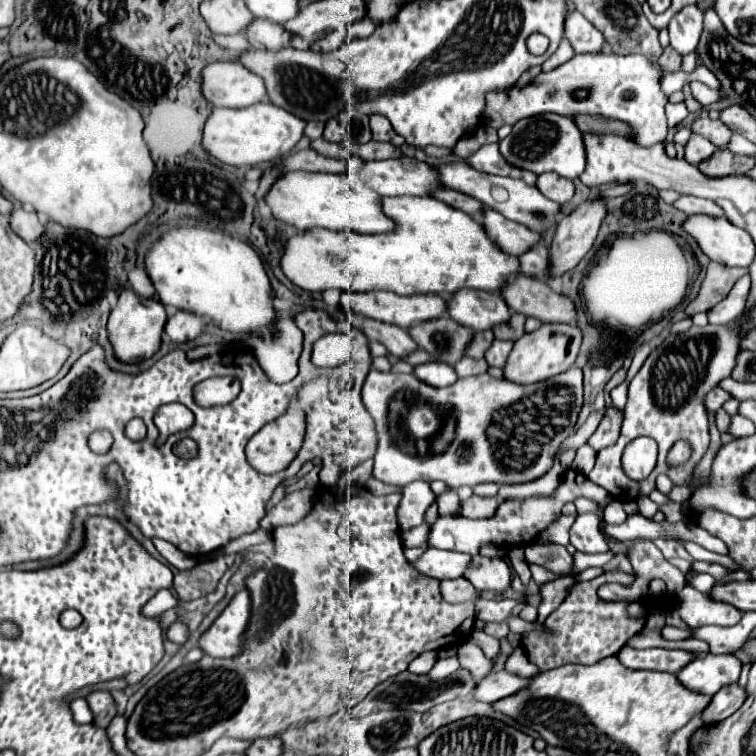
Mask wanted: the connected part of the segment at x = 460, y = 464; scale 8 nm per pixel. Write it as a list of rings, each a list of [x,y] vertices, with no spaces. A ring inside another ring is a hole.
[[[571,367],[567,373],[555,375],[545,383],[515,385],[505,379],[495,379],[487,373],[459,379],[451,387],[435,389],[425,385],[415,375],[381,373],[371,369],[363,385],[363,405],[375,419],[379,447],[375,453],[373,477],[403,487],[411,481],[441,479],[451,489],[477,483],[527,483],[545,475],[555,461],[559,445],[573,433],[579,409],[583,405],[583,373]],[[455,421],[455,435],[447,445],[447,423]]]

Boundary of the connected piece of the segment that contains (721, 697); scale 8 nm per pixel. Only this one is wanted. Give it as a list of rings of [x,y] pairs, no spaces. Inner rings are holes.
[[[739,683],[727,685],[727,689],[719,689],[719,693],[715,693],[711,705],[703,711],[703,719],[724,720],[738,710],[739,705],[743,705],[743,701],[745,701],[745,689]]]

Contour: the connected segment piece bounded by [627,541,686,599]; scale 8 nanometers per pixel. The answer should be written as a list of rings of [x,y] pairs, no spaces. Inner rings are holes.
[[[637,541],[631,549],[627,549],[627,557],[635,569],[635,583],[627,587],[627,597],[631,599],[641,599],[647,595],[651,579],[663,579],[669,593],[675,595],[686,586],[684,574],[663,559],[653,541]]]

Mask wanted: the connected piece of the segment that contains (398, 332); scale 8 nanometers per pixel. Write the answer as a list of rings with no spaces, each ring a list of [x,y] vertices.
[[[365,319],[363,333],[369,337],[369,341],[383,343],[387,347],[387,351],[393,357],[397,357],[397,359],[405,359],[407,355],[411,355],[413,351],[417,351],[417,345],[409,337],[409,333],[405,329],[395,327],[395,325],[373,321],[373,319]]]

